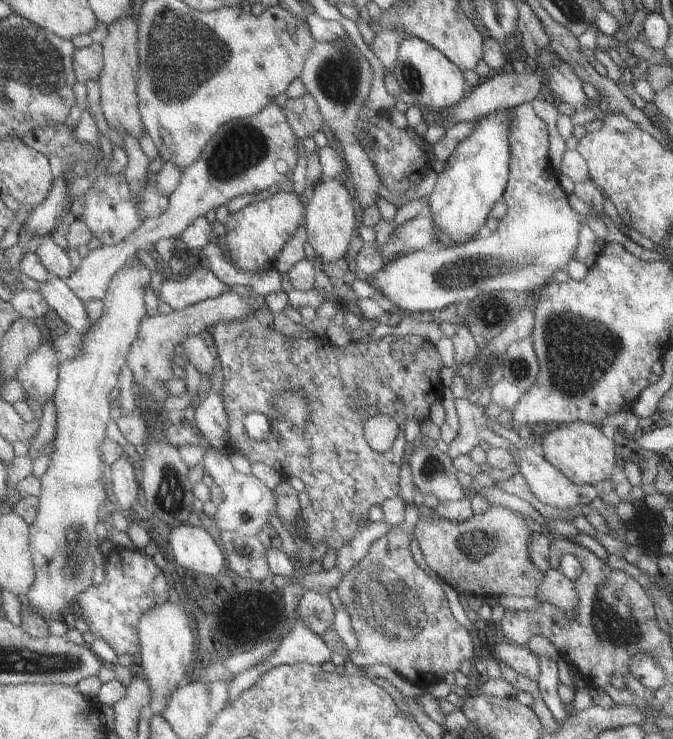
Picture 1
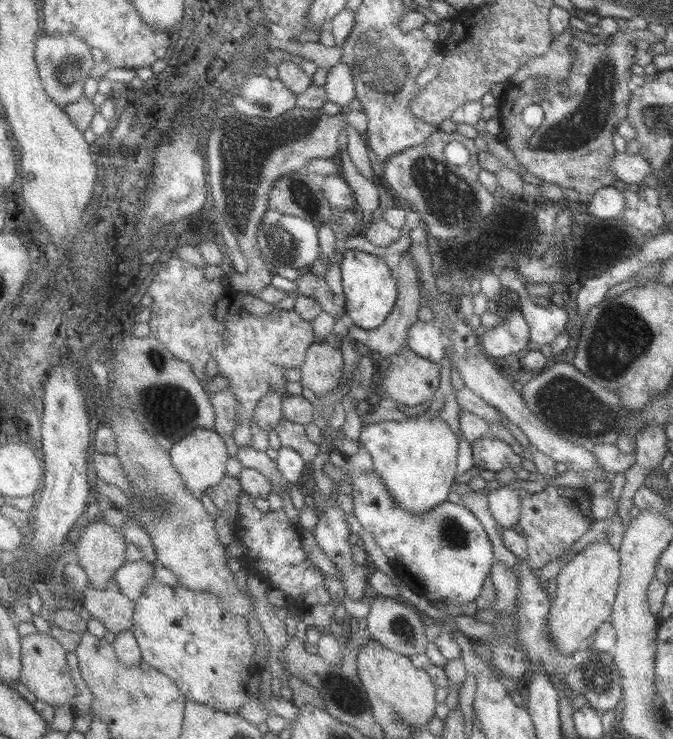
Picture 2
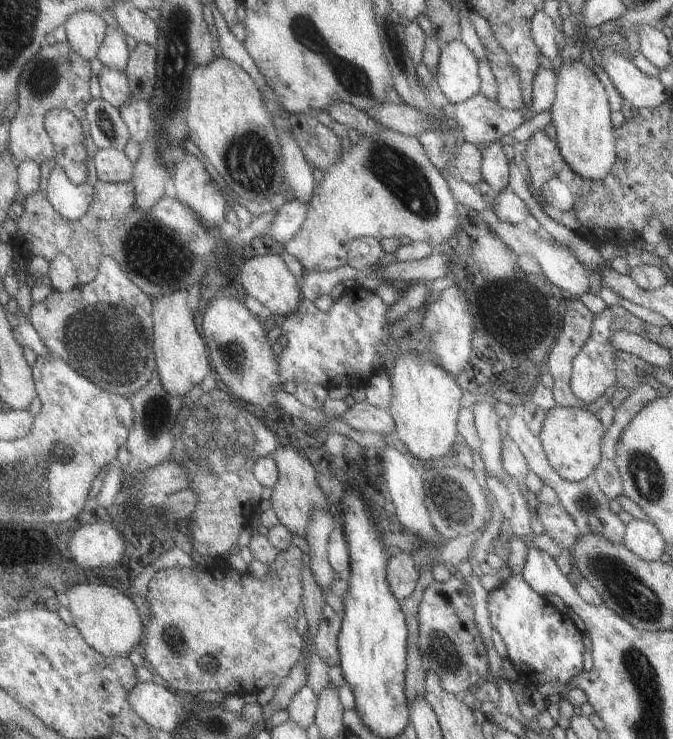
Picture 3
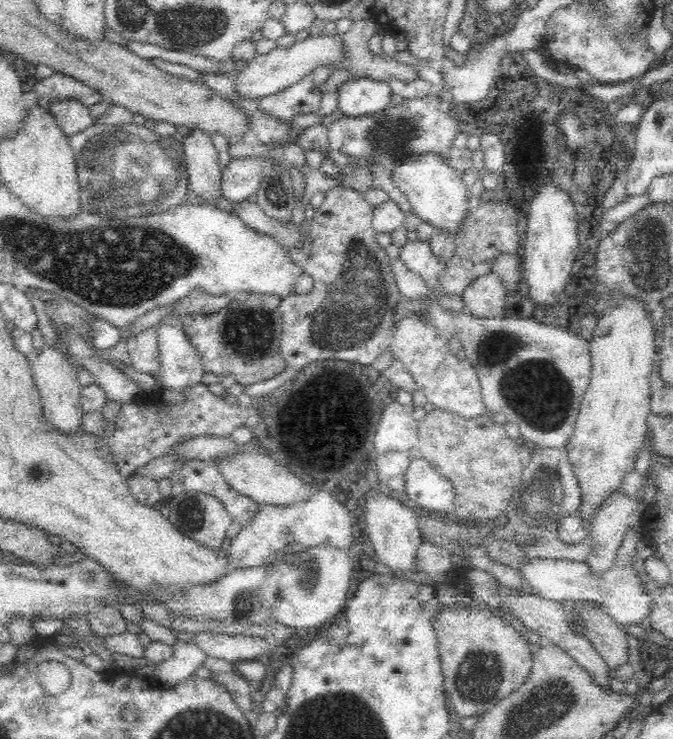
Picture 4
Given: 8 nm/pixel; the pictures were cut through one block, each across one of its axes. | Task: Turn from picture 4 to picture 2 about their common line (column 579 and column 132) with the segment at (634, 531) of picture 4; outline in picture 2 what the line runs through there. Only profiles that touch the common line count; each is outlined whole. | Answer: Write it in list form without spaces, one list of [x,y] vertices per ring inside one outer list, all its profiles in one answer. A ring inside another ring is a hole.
[[[146,559],[128,562],[115,576],[123,593],[132,600],[144,597],[146,586],[155,576],[156,567]]]

